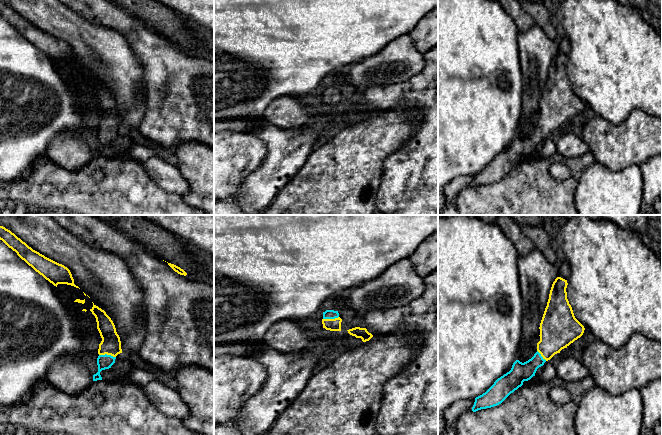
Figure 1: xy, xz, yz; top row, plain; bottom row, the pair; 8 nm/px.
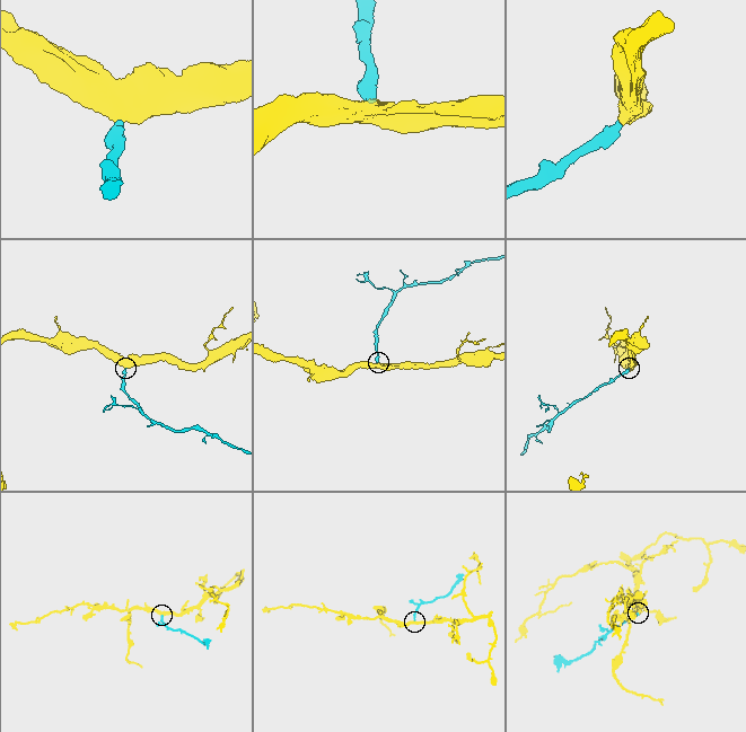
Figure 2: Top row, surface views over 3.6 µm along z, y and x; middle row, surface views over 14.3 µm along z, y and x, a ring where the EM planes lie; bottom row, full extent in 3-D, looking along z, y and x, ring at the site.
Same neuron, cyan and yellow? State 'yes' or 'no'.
yes

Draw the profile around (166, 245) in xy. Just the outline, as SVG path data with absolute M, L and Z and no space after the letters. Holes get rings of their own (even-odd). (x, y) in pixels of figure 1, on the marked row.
M92 215L102 222L109 224L126 236L132 237L137 243L157 254L162 260L174 264L183 269L187 274L196 272L196 265L188 254L188 244L182 244L178 237L169 233L159 225L145 219L141 215Z

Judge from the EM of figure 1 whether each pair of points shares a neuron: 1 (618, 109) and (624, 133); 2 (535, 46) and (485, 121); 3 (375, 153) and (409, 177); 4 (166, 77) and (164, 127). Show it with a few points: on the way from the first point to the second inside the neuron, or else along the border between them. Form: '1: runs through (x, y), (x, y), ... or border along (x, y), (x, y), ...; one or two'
1: border along (644, 111), (634, 109), (617, 123), (599, 115); two
2: border along (517, 44), (520, 60), (521, 91); two
3: border along (402, 145), (385, 159), (379, 183); two
4: runs through (166, 89), (166, 115); one

